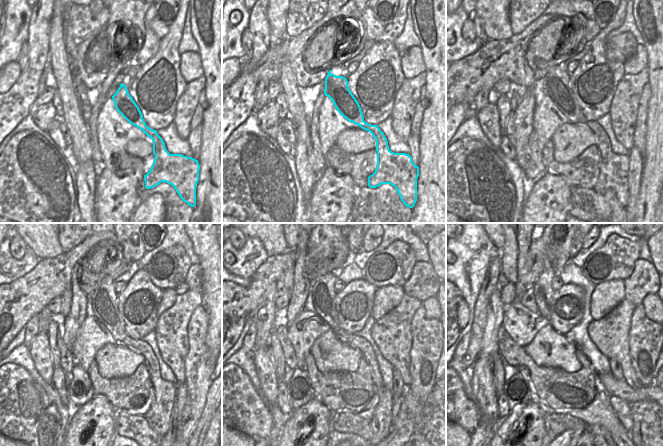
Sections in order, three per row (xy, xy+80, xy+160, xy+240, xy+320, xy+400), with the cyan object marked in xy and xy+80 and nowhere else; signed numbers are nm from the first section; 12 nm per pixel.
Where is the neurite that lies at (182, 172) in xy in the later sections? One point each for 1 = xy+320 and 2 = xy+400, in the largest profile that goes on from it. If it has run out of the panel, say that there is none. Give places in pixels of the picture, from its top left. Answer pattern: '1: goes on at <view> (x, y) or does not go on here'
1: goes on at xy+320 (323, 293)
2: goes on at xy+400 (542, 288)

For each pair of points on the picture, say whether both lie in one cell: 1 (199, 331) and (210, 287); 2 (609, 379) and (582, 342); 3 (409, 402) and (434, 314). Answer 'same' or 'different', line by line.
1: different
2: different
3: different

